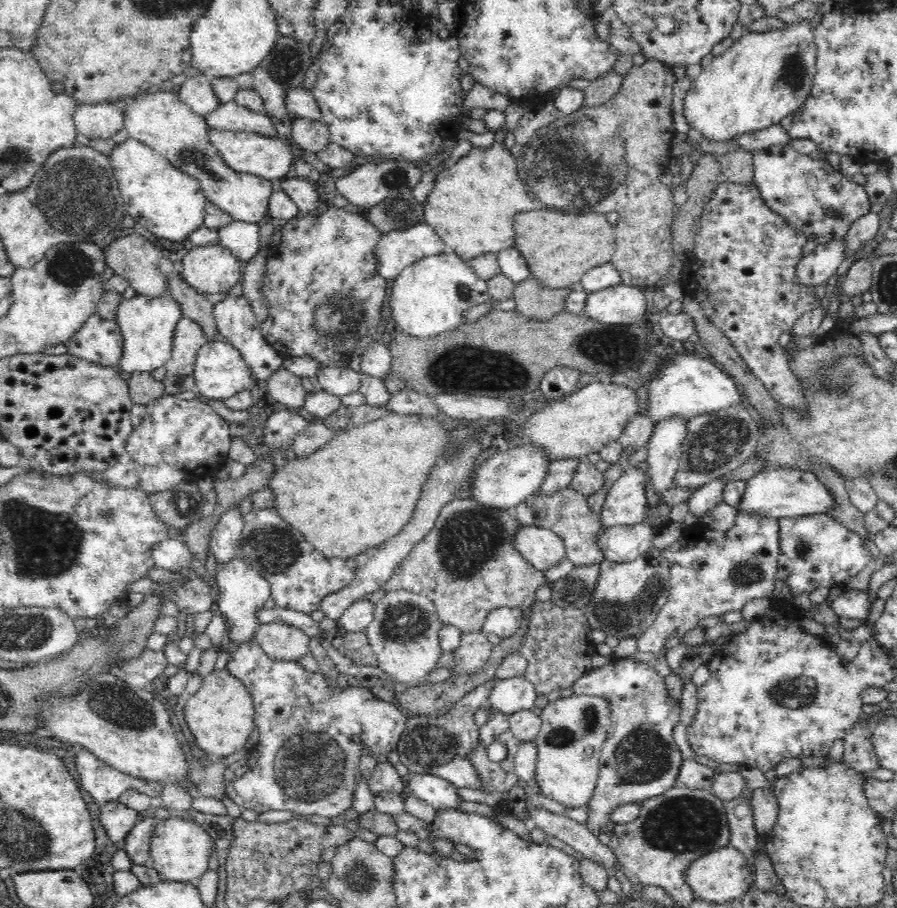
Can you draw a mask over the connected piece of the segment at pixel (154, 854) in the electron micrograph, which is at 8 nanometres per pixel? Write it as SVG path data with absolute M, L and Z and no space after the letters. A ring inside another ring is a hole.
M184 815L157 819L151 839L150 864L166 881L196 884L208 870L212 852L216 852L216 843L212 835L200 826L200 823Z

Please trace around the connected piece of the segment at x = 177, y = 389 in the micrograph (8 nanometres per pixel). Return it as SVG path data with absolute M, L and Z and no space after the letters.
M188 317L180 318L176 326L171 357L165 364L163 383L166 394L182 394L190 390L196 395L199 394L194 378L196 356L200 347L208 341L200 323Z

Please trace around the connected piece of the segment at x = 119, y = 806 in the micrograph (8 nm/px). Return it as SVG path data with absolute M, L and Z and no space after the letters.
M120 799L101 803L99 820L110 840L117 845L124 844L128 832L132 830L133 826L136 826L140 818L142 818L140 812L126 806L120 802Z

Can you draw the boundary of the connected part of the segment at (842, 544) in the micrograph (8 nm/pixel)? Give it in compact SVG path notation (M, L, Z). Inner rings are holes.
M830 515L784 517L779 519L779 526L780 557L777 578L786 584L792 598L802 596L802 594L812 594L818 588L839 586L840 582L846 582L848 578L863 572L866 566L874 560L862 537L845 528Z

